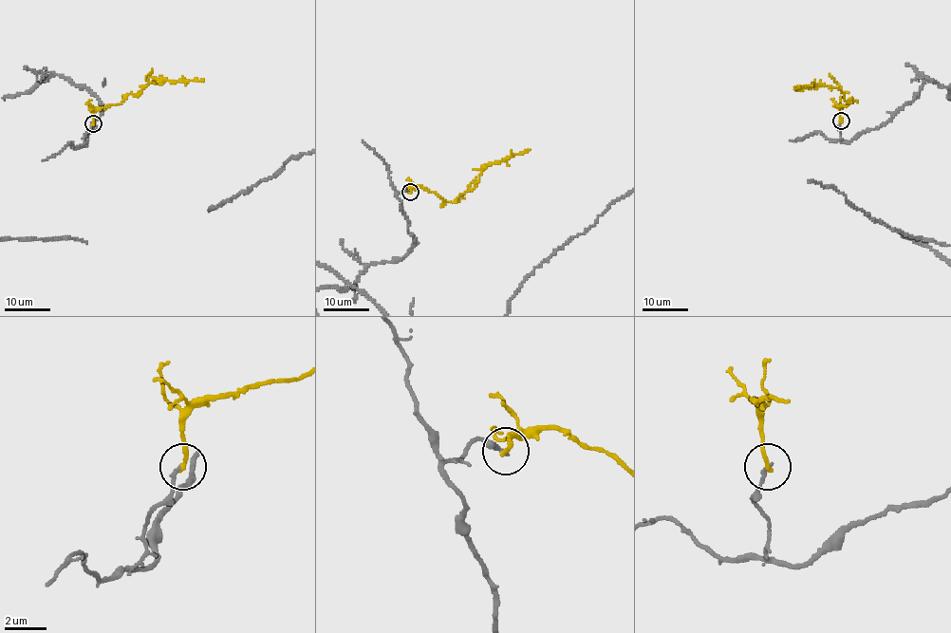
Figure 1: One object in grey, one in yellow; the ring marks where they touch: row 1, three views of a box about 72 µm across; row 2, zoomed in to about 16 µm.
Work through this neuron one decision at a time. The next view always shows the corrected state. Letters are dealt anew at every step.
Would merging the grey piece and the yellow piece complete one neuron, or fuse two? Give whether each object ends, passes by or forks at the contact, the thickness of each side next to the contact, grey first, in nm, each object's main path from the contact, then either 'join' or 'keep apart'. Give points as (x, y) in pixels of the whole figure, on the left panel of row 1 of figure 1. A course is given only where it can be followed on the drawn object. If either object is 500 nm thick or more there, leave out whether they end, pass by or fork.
grey ends there; yellow ends there; 190 nm thick on the grey side, 200 nm on the other; yellow runs (93, 123), (94, 112), (119, 104), (128, 94), (140, 93), (153, 81), (204, 80); keep apart

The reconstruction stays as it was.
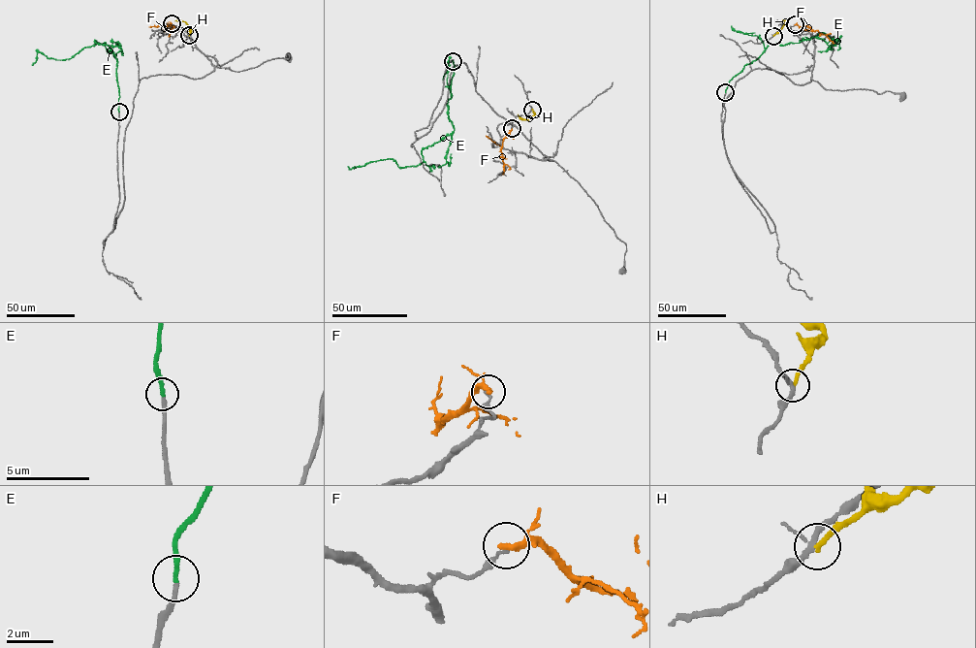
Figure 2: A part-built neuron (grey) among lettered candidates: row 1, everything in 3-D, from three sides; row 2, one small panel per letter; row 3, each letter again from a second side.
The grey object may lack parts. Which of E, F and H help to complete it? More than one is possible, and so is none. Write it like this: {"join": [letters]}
{"join": ["E"]}

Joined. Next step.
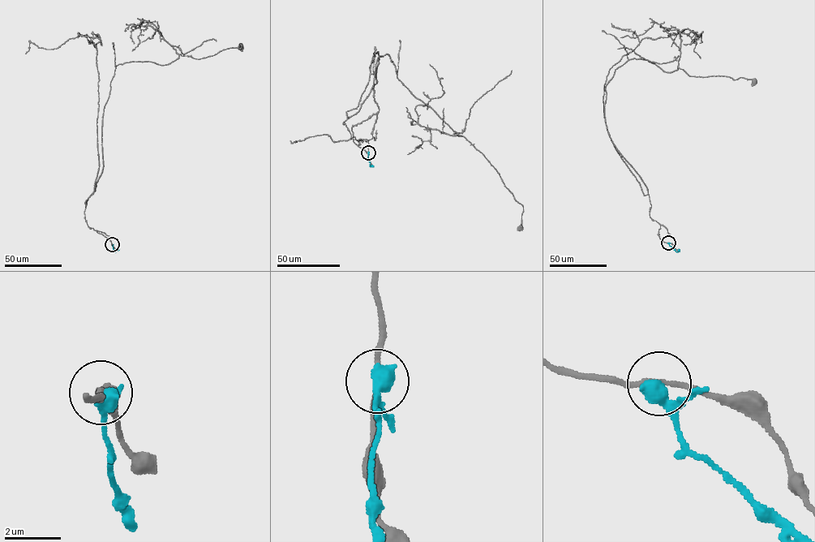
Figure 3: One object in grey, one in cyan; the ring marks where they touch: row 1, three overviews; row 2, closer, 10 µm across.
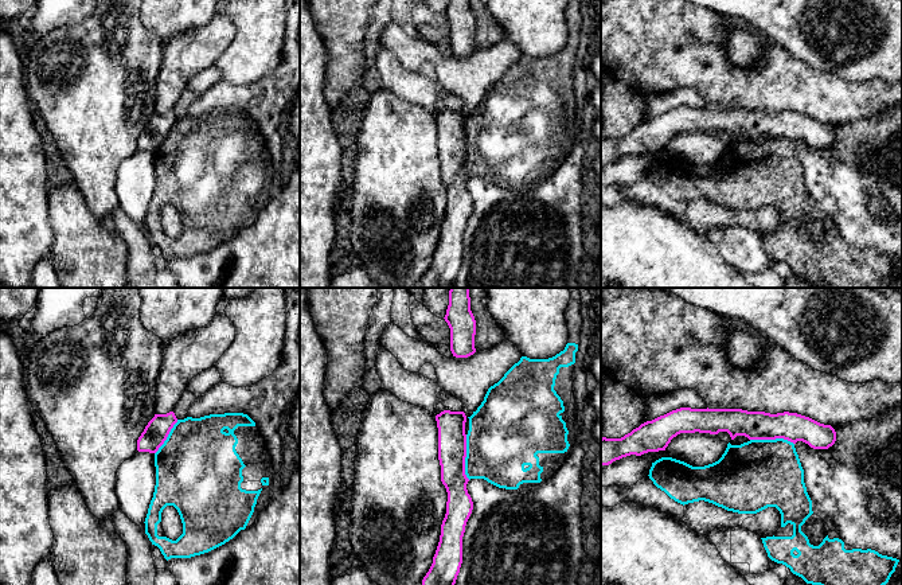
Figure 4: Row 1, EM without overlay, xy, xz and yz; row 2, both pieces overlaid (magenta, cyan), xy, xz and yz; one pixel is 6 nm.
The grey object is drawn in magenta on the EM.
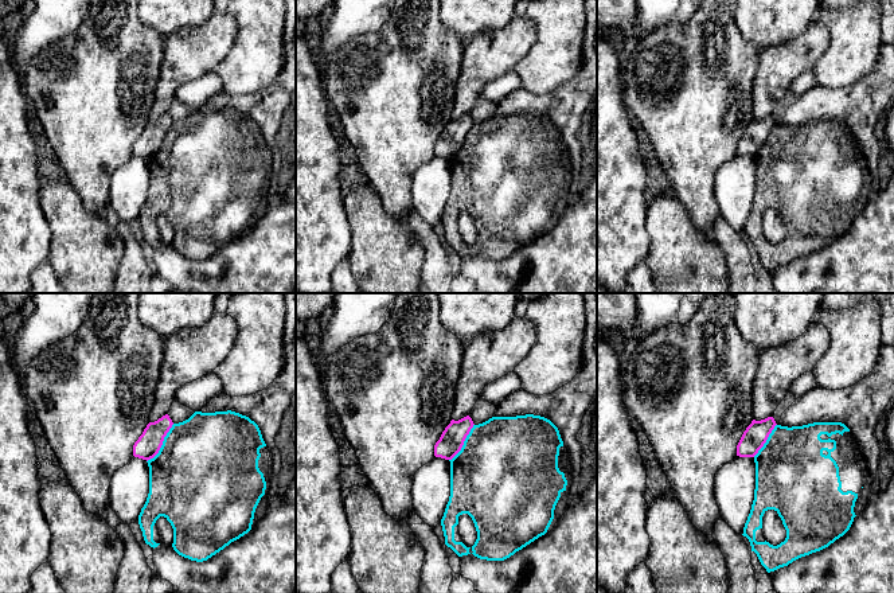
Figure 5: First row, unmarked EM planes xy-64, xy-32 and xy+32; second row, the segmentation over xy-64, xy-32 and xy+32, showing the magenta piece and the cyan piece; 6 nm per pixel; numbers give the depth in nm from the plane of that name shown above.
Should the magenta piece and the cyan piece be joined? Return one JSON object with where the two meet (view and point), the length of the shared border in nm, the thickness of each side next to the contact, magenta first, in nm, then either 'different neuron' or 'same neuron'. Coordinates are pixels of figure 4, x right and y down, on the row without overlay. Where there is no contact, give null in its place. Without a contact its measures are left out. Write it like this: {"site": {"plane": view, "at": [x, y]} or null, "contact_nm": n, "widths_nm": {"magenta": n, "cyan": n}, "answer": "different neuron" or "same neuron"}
{"site": {"plane": "xz", "at": [465, 155]}, "contact_nm": 280, "widths_nm": {"magenta": 180, "cyan": 420}, "answer": "different neuron"}

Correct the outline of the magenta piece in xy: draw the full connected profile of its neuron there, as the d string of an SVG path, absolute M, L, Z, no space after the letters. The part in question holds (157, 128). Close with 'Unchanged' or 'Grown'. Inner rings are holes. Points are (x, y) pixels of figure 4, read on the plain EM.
M173 110L155 113L137 139L137 149L156 152L176 121L177 117Z. Unchanged

